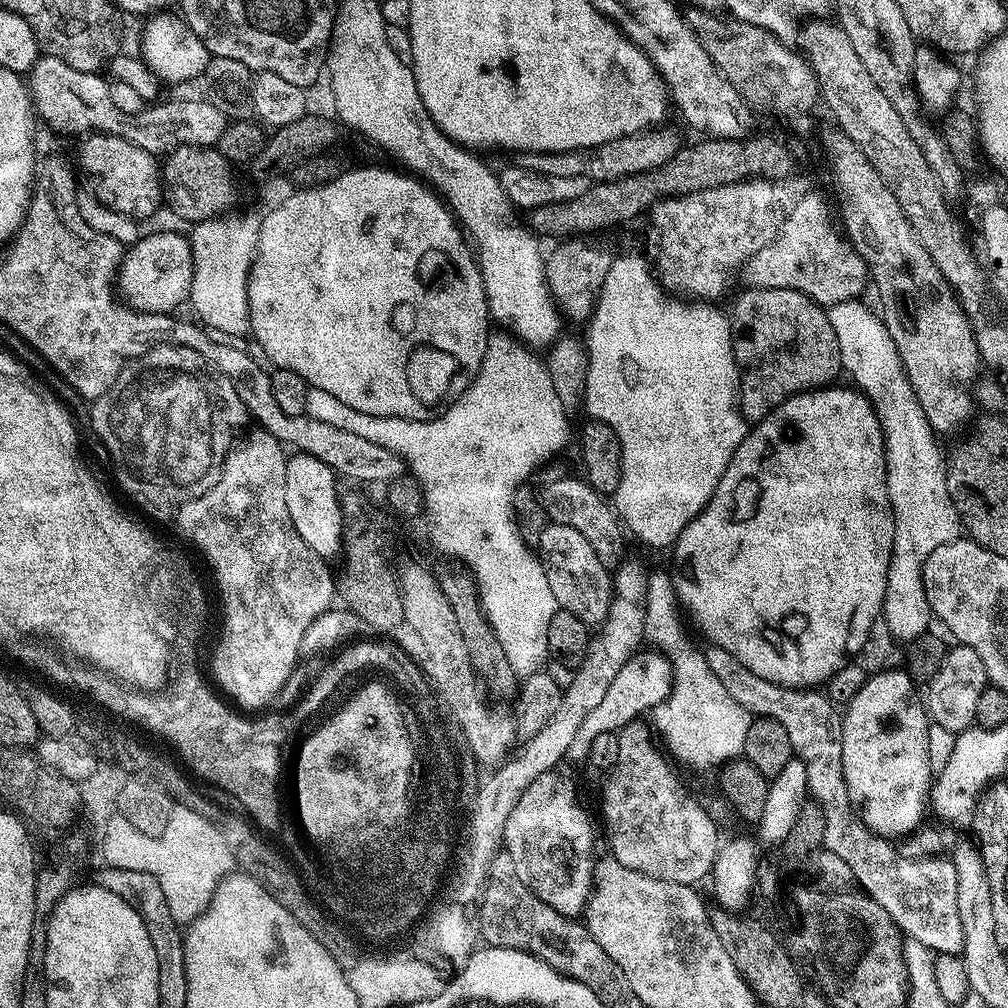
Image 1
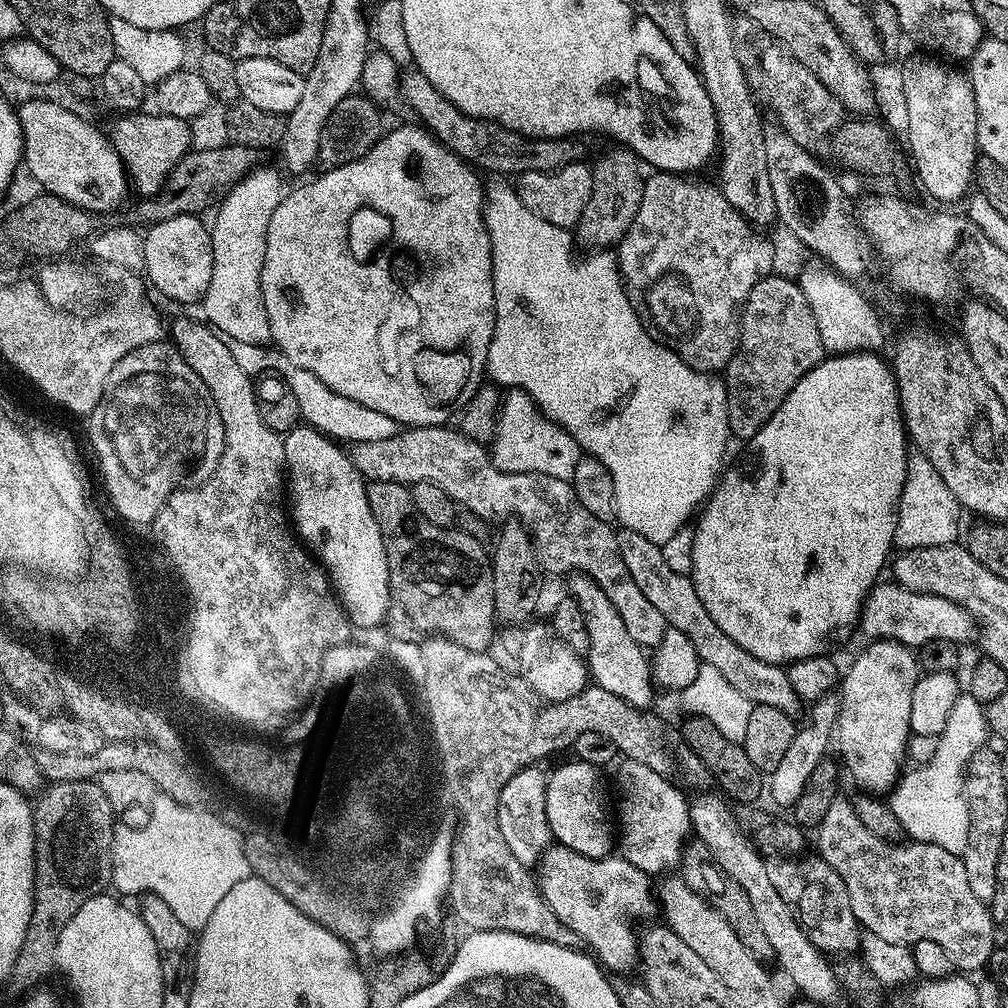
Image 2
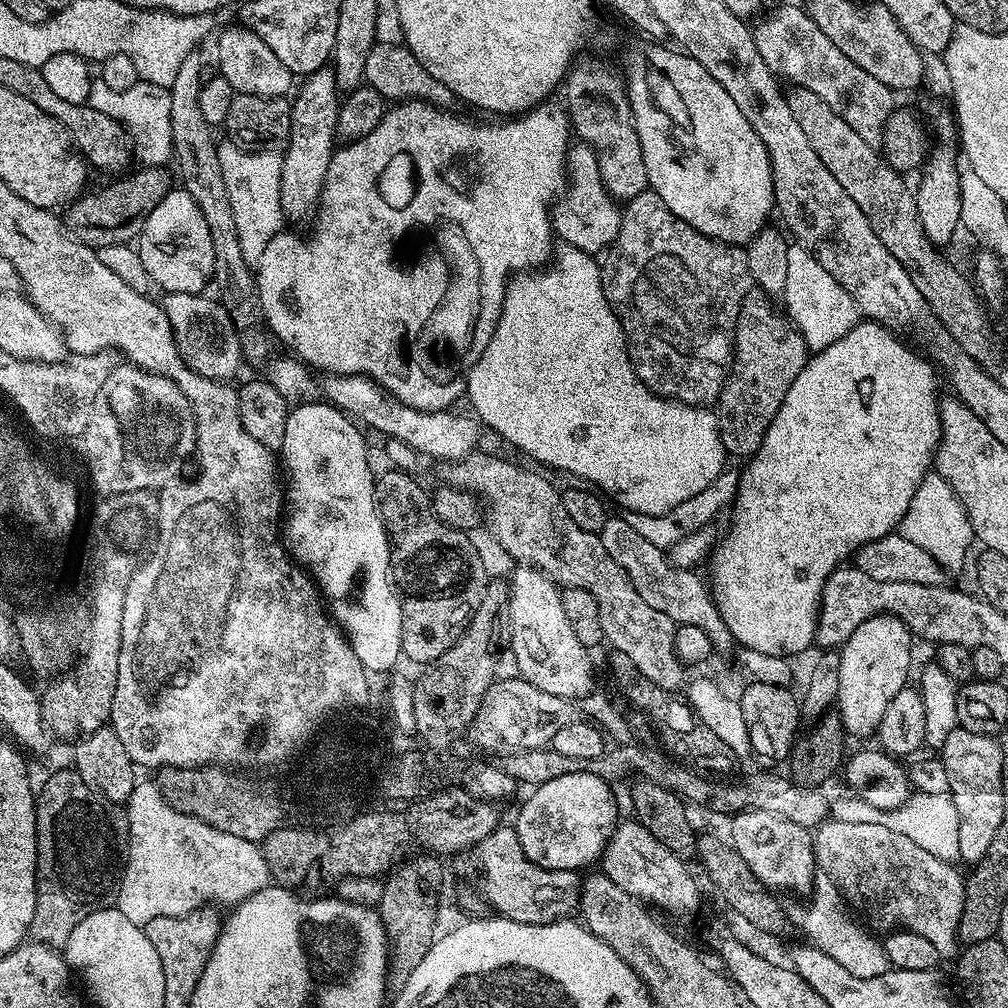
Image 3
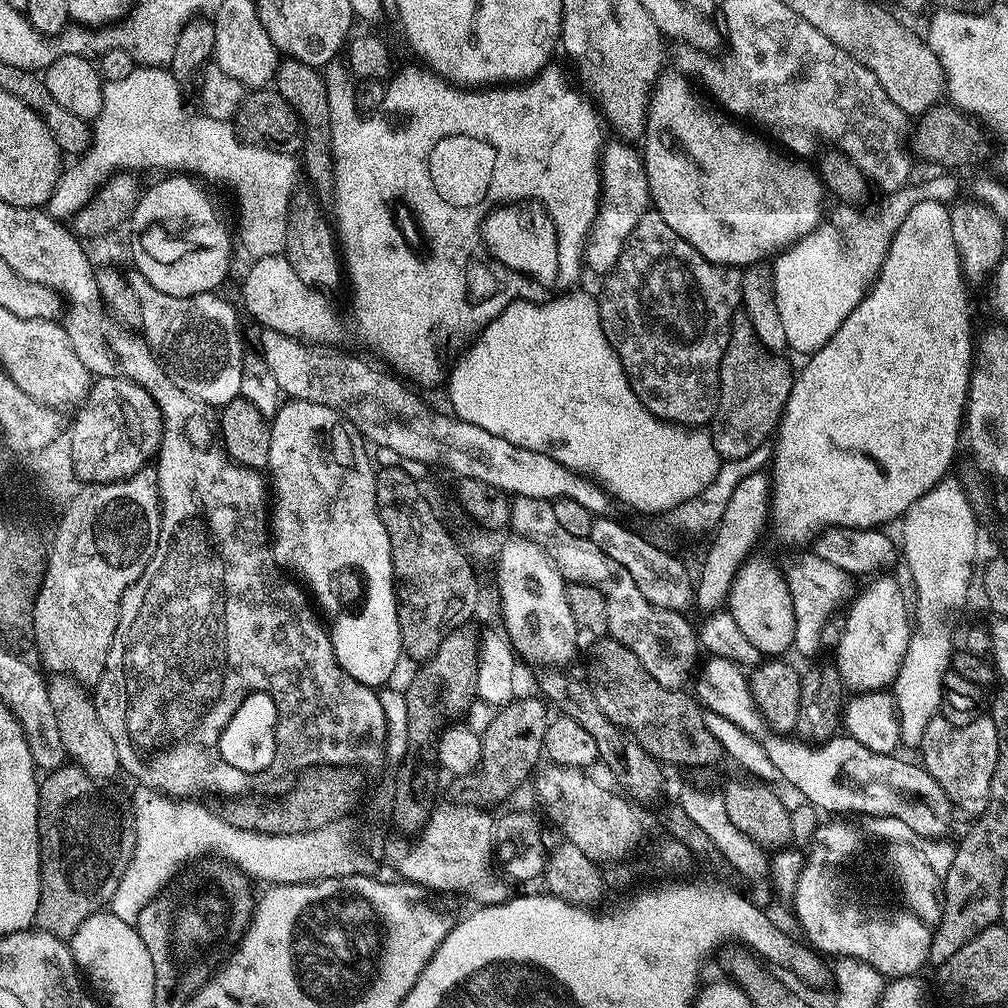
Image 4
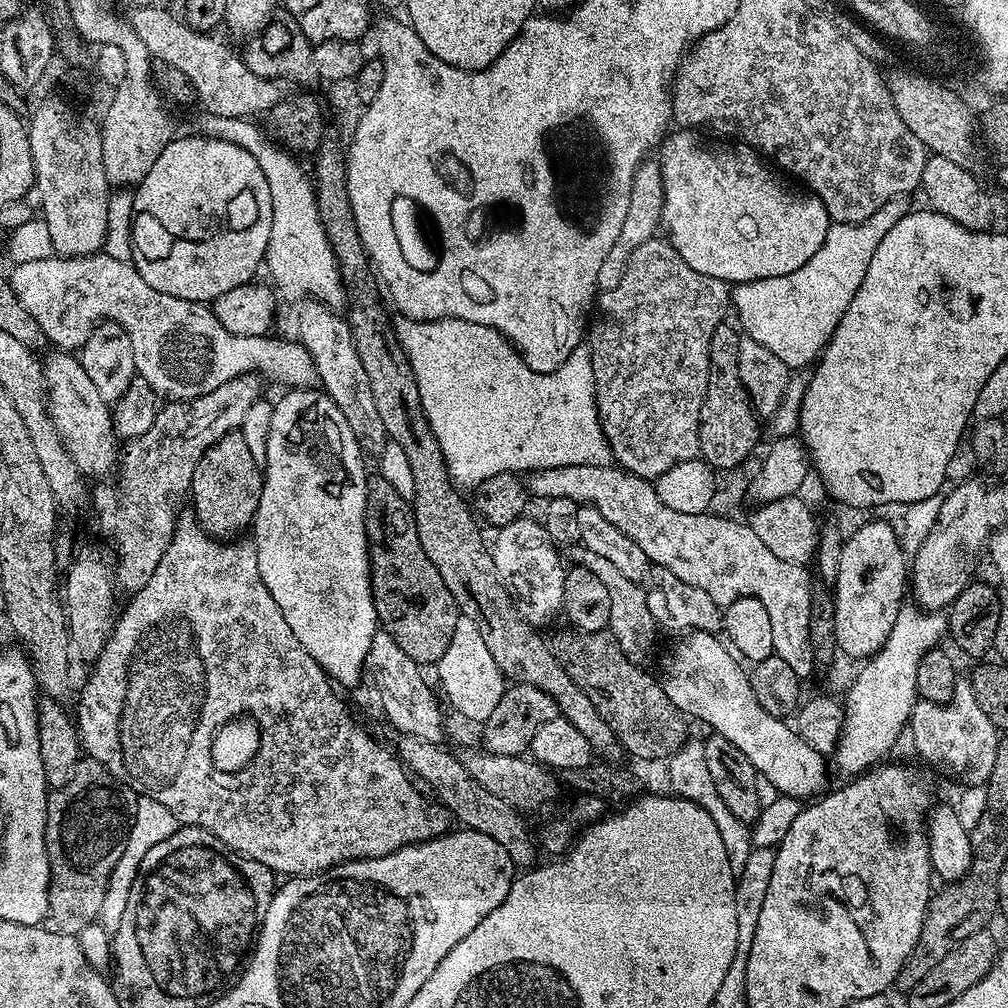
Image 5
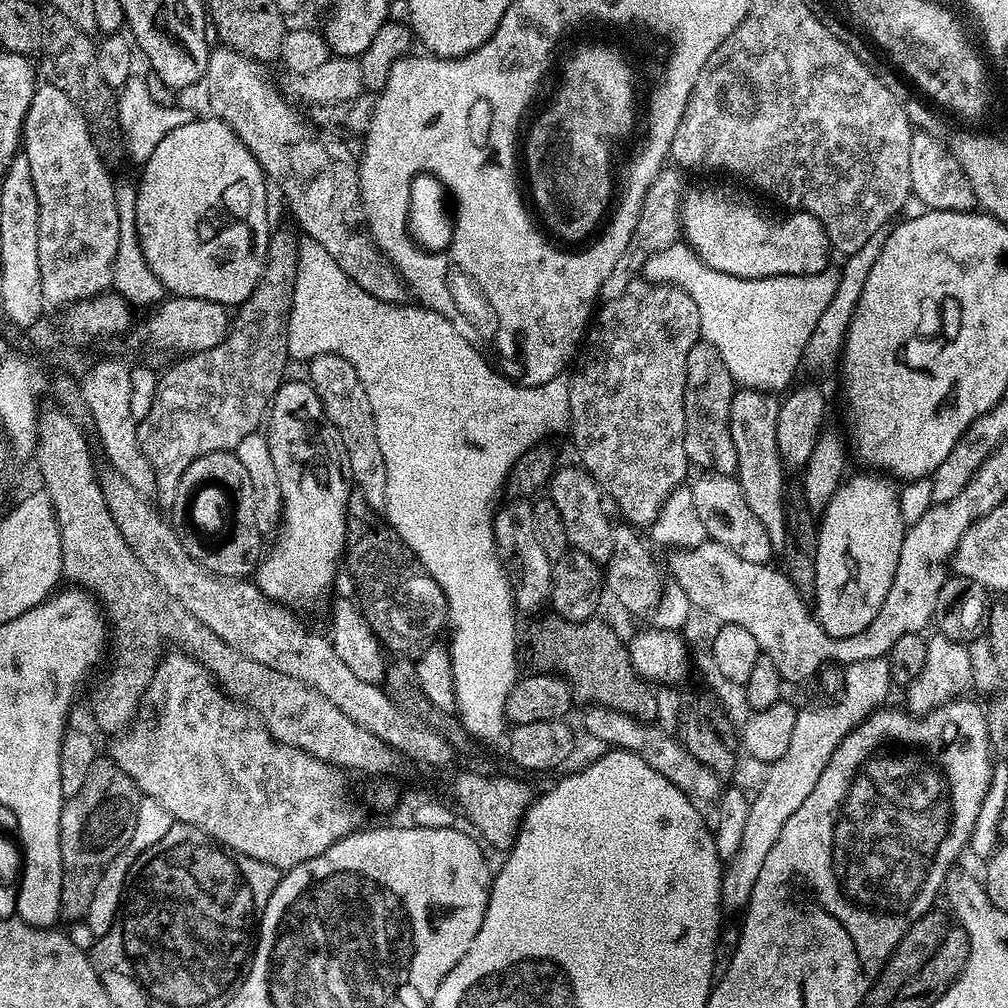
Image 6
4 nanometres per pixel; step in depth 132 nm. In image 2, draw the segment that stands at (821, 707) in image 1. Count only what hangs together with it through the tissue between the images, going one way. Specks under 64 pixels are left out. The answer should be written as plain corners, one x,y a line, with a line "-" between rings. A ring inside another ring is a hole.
620,528
616,537
618,538
618,550
622,554
622,562
626,562
626,570
630,570
630,578
634,578
638,590
642,590
642,594
646,594
646,599
659,610
662,618
666,618
669,628
680,630
690,638
690,642
694,644
703,663
714,666
714,670
720,671
726,677
726,682
730,682
730,686
734,686
738,694
746,694
746,698
751,700
753,705
774,706
783,712
796,714
796,711
802,707
802,701
800,695
794,690
794,686
790,686
787,671
779,664
762,662
754,658
754,654
750,654
750,650
742,650
742,646
738,646
738,642
730,638
730,634
722,634
722,630
718,630
718,622
714,622
714,618
706,614
706,606
702,606
702,598
698,598
698,590
694,590
691,579
685,573
683,576
682,573
675,572
664,561
665,549
661,545
650,542
650,538
642,538
642,534
634,534
634,530
629,528
-
837,798
830,802
826,818
822,818
818,825
819,832
818,855
842,878
850,894
850,906
854,906
854,914
861,929
891,944
911,946
923,940
938,942
938,946
942,946
942,950
950,954
952,967
960,974
973,974
972,972
987,965
998,944
996,932
992,929
994,921
989,905
974,898
974,890
970,890
970,882
966,882
966,866
961,857
933,844
885,843
862,826
852,809
851,799
848,798

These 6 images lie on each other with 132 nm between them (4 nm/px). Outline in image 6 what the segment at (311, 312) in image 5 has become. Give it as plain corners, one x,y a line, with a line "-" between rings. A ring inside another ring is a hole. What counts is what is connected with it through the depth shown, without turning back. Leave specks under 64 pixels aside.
327,352
307,361
307,383
318,394
329,422
336,427
342,446
346,450
348,470
355,491
366,498
366,502
375,512
383,513
386,506
386,462
382,462
382,446
380,435
374,426
374,414
370,398
366,398
366,390
362,390
362,382
358,382
358,374
346,358

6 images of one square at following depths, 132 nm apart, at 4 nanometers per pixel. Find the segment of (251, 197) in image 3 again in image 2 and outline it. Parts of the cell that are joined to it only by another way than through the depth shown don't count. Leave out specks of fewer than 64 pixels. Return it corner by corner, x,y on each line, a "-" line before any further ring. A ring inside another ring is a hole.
257,166
242,177
228,191
215,209
216,221
211,221
212,249
214,250
214,270
210,274
210,286
202,298
203,319
219,334
230,334
230,338
241,340
249,346
267,345
272,340
270,318
264,305
264,291
260,288
262,262
266,258
266,234
274,210
278,210
286,188
280,185
280,176
272,168

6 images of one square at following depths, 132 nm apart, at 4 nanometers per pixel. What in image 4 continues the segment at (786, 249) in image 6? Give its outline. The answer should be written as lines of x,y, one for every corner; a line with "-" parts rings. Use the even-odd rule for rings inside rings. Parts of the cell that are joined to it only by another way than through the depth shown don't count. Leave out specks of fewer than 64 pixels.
675,75
669,80
661,79
655,85
642,137
648,194
655,212
666,222
666,226
690,242
690,246
694,246
702,258
741,270
759,265
767,256
775,257
806,238
806,234
822,223
825,215
826,189
817,169
807,168
804,165
807,163
777,150
767,139
717,110
711,103
703,104
692,93
691,86
687,84
689,81

